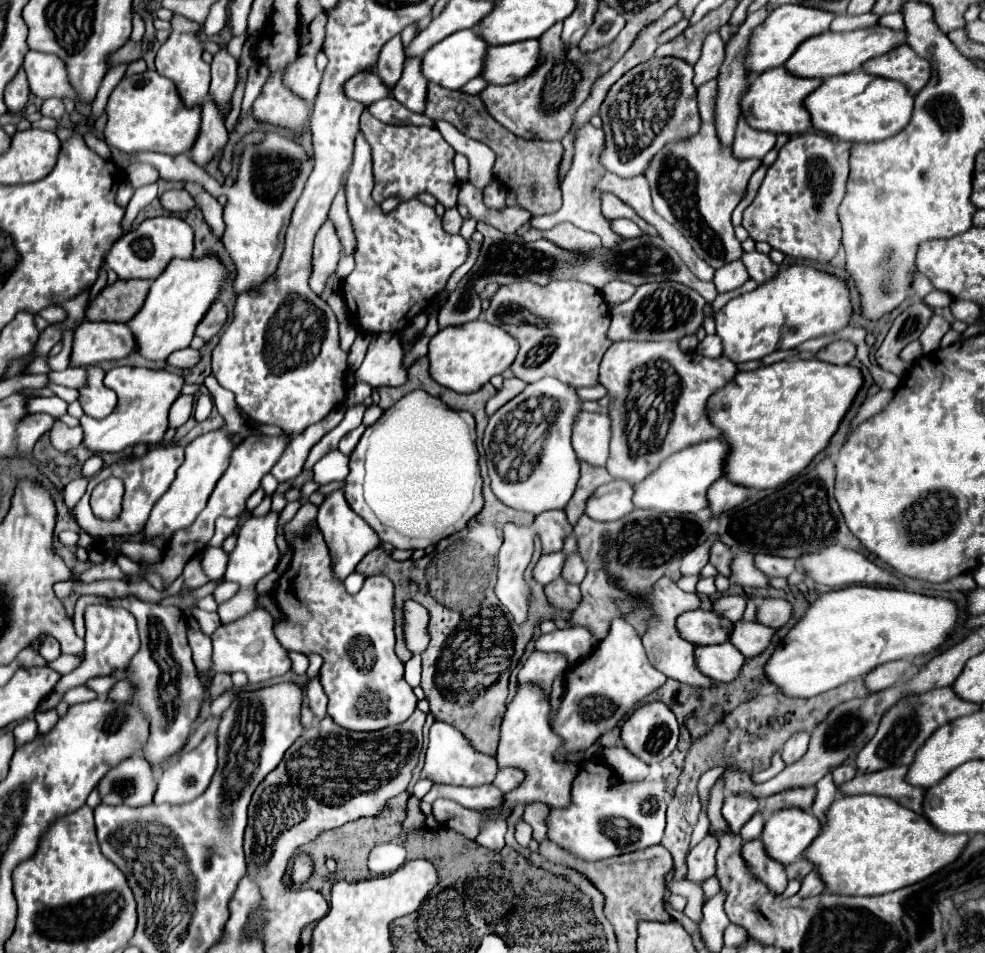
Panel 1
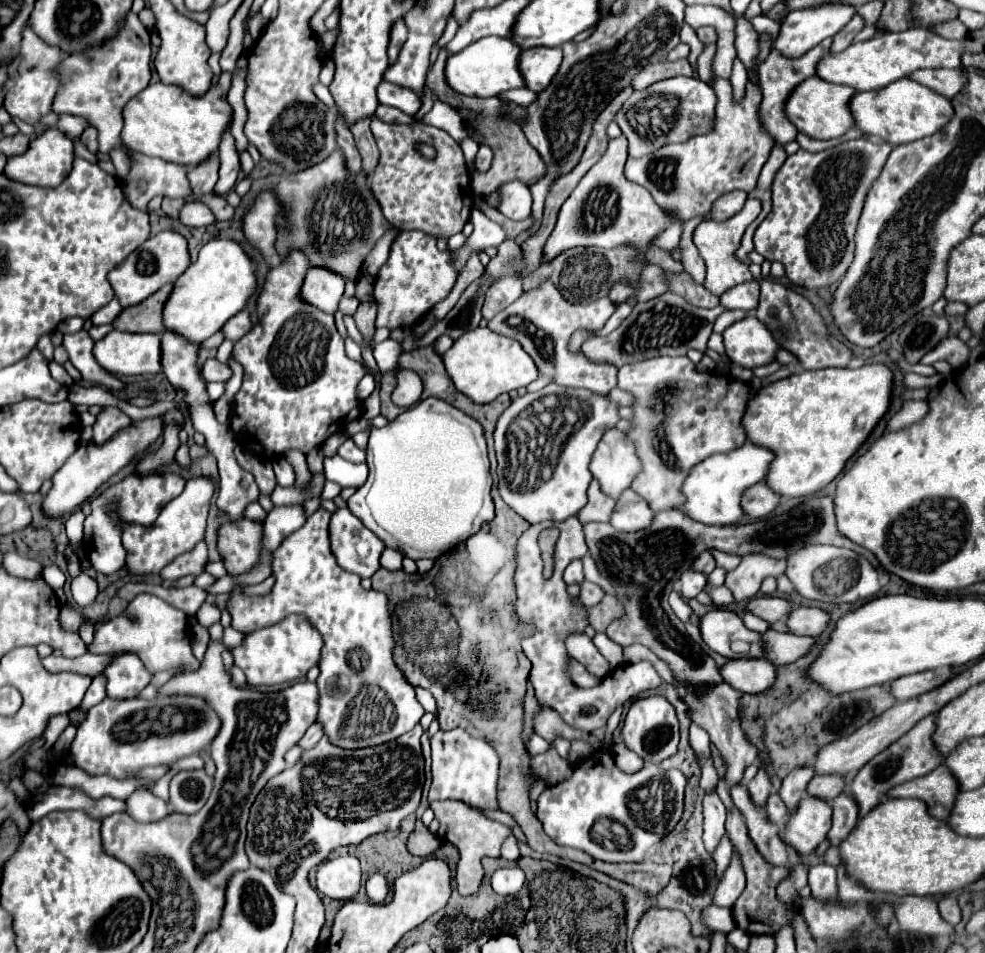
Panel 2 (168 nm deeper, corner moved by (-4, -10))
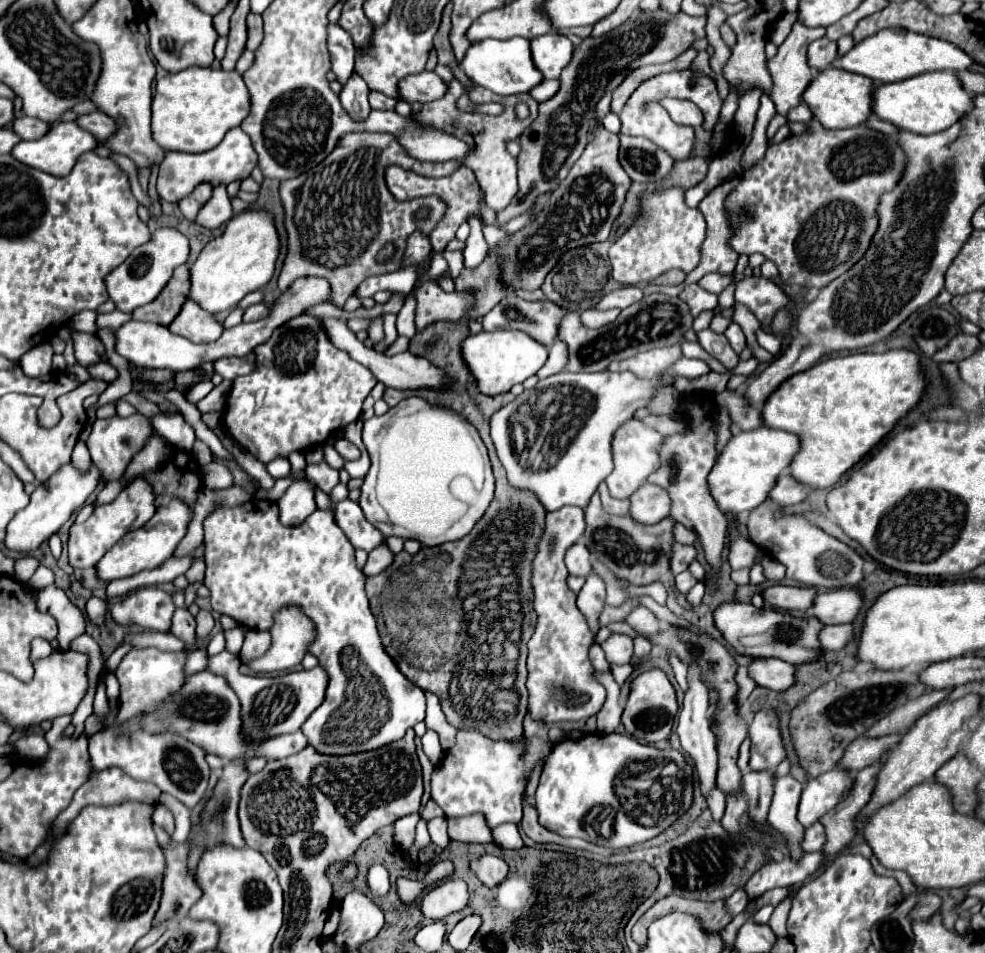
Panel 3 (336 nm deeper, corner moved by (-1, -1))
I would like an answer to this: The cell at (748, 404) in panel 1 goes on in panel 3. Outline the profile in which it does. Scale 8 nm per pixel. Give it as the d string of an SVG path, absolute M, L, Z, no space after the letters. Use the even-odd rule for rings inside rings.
M892 349L886 353L852 353L846 357L830 357L808 371L784 381L762 409L764 425L790 431L802 437L802 449L790 465L792 477L810 487L834 487L840 477L862 461L924 397L926 373L920 355L910 349Z

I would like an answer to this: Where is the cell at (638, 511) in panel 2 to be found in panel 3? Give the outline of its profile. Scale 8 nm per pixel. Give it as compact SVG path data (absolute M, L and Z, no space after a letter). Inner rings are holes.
M646 483L642 485L642 489L638 489L638 493L634 493L634 497L630 497L632 507L630 507L630 515L636 521L642 521L646 525L654 525L660 523L662 519L666 519L670 515L670 497L666 493L666 489Z

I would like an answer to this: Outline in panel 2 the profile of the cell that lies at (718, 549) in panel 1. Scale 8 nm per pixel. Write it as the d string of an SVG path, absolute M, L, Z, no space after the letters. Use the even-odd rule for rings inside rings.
M709 550L703 552L703 554L699 554L697 562L695 562L691 568L693 568L693 570L701 570L703 574L713 572L713 568L715 568L715 558L713 558L713 554L711 554Z

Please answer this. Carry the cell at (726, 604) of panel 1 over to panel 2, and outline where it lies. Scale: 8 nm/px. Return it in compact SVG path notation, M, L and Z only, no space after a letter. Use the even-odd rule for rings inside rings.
M761 596L761 598L751 598L747 602L747 608L751 614L767 620L767 622L777 622L777 620L785 620L791 606L787 600L777 598L777 596Z

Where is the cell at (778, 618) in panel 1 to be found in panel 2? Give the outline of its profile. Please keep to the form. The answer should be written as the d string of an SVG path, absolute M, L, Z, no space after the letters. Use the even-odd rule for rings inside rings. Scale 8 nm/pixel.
M793 608L785 620L789 630L797 636L819 636L827 626L829 614L819 608Z

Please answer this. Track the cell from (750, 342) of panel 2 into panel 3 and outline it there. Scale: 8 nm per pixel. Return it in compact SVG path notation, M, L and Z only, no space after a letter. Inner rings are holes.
M732 323L732 325L724 331L724 335L728 337L732 349L734 349L736 353L742 353L742 349L746 347L746 337L744 337L744 333L742 333L742 327L736 325L736 323Z

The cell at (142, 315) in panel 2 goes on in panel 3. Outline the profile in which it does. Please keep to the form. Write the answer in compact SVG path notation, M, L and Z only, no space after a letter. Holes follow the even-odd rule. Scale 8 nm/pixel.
M184 263L174 271L170 285L166 285L166 289L154 299L154 303L136 309L132 317L136 321L154 321L168 327L180 313L184 301L188 299L188 293L190 293L190 267L188 263Z

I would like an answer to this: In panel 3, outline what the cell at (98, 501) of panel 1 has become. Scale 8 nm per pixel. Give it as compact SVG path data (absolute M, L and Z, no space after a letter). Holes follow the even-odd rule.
M170 501L166 507L160 507L156 515L136 531L126 533L98 563L96 563L96 577L102 581L114 581L122 577L132 577L144 569L156 569L160 567L168 557L172 557L176 545L188 531L190 521L190 509L182 501Z

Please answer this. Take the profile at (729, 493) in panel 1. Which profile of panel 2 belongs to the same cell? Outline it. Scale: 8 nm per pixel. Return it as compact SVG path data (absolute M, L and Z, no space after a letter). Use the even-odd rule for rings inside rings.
M759 482L749 486L741 496L741 510L747 518L763 518L779 504L779 496Z

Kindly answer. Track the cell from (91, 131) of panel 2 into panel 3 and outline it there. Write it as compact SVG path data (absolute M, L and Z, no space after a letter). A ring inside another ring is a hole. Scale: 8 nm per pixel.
M68 121L68 123L58 123L54 125L42 139L36 139L36 141L20 141L14 149L12 149L12 155L28 165L28 167L34 167L34 169L40 169L40 171L46 171L50 175L56 175L56 177L66 177L74 163L78 161L78 157L86 151L92 151L96 147L96 141L94 141L94 135L84 131L82 127L78 127L74 121Z

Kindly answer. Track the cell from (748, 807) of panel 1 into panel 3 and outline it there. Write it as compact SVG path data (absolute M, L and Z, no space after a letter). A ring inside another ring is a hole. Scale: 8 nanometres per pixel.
M760 709L748 727L748 735L752 739L750 767L754 771L762 769L774 771L778 763L786 757L776 709Z

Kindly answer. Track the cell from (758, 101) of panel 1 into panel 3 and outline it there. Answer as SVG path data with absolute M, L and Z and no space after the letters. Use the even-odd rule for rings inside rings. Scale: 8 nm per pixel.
M830 67L812 81L812 85L806 89L802 101L806 101L818 117L818 121L828 129L844 129L844 127L856 127L868 121L872 115L872 93L874 93L874 81L866 75L842 71L838 67Z

